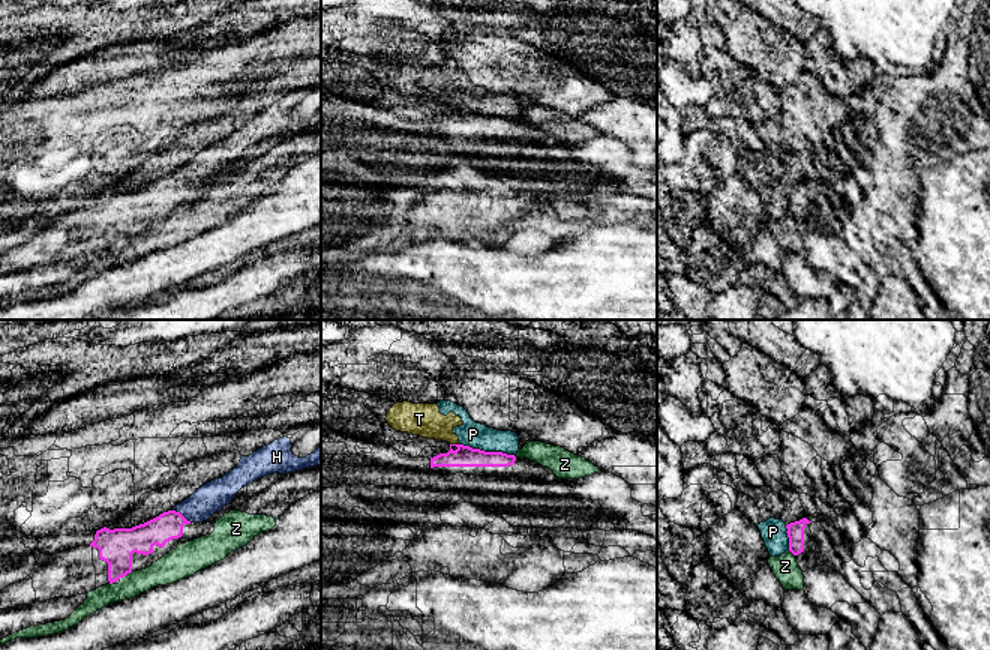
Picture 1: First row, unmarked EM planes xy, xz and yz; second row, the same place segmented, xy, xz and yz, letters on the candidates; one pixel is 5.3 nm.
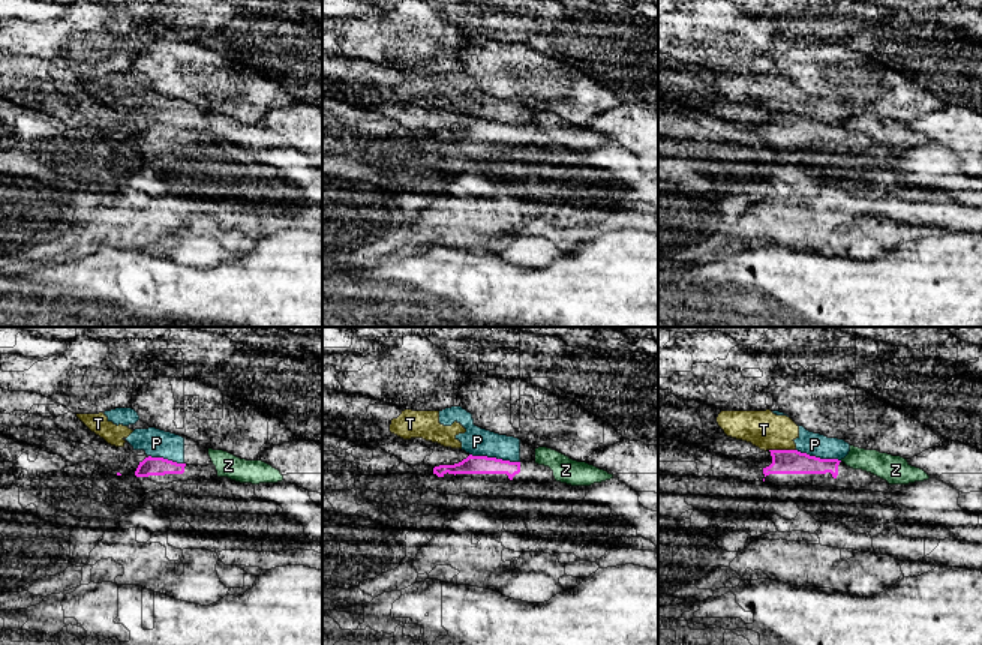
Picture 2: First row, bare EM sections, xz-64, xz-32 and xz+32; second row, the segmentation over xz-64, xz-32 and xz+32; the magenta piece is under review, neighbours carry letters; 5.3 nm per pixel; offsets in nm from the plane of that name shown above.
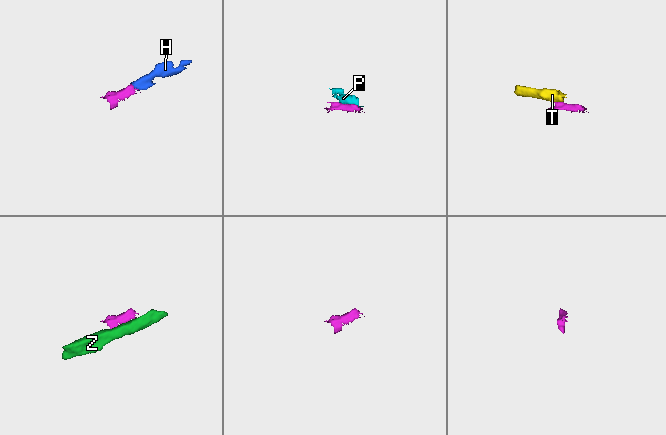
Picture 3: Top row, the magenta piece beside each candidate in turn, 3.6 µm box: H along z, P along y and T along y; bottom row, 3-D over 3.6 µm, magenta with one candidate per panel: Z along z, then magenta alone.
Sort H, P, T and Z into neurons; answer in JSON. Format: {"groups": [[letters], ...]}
{"groups": [["H"], ["P", "T"], ["Z"]]}

